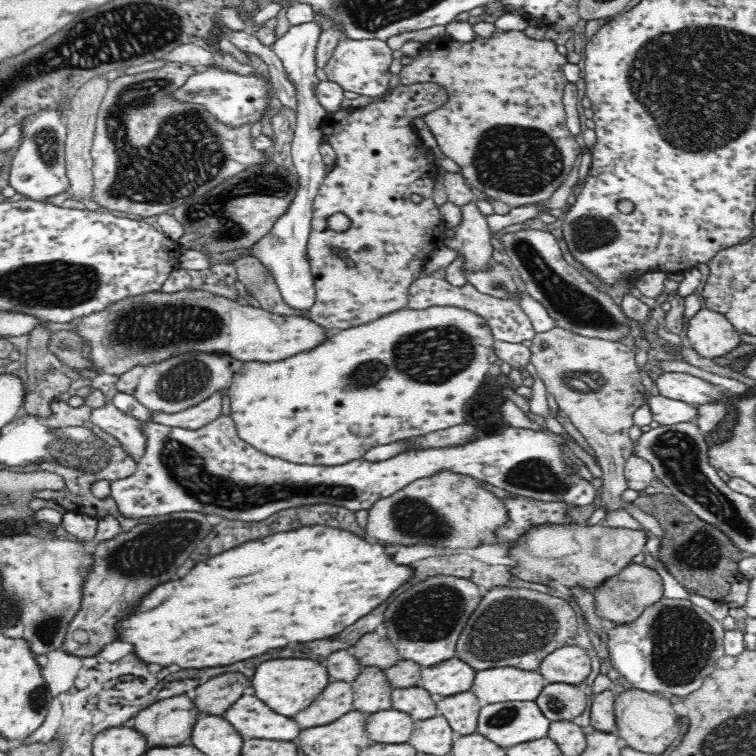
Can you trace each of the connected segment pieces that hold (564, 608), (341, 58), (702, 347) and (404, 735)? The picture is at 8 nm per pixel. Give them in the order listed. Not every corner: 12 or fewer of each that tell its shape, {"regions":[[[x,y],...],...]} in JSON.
{"regions":[[[495,586],[455,656],[474,670],[536,671],[572,643],[568,601]],[[342,36],[323,70],[344,91],[387,92],[393,50]],[[702,308],[685,328],[691,347],[714,360],[742,340],[724,315]],[[399,710],[370,714],[371,743],[408,743],[413,718]]]}

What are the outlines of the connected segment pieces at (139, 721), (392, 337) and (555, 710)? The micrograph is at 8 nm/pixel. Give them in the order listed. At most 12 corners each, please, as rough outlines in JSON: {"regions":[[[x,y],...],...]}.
{"regions":[[[174,696],[137,712],[148,749],[190,742],[200,715]],[[405,308],[244,363],[238,437],[294,464],[464,424],[472,311]],[[548,683],[535,701],[551,722],[586,710],[577,685]]]}

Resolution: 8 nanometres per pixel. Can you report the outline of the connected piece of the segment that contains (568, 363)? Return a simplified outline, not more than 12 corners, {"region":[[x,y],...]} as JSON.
{"region":[[558,327],[531,371],[595,452],[605,512],[629,488],[634,352]]}

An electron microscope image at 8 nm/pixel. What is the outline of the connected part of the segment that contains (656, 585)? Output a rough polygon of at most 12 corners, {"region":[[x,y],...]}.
{"region":[[630,562],[592,590],[596,614],[636,620],[664,592],[658,572]]}

